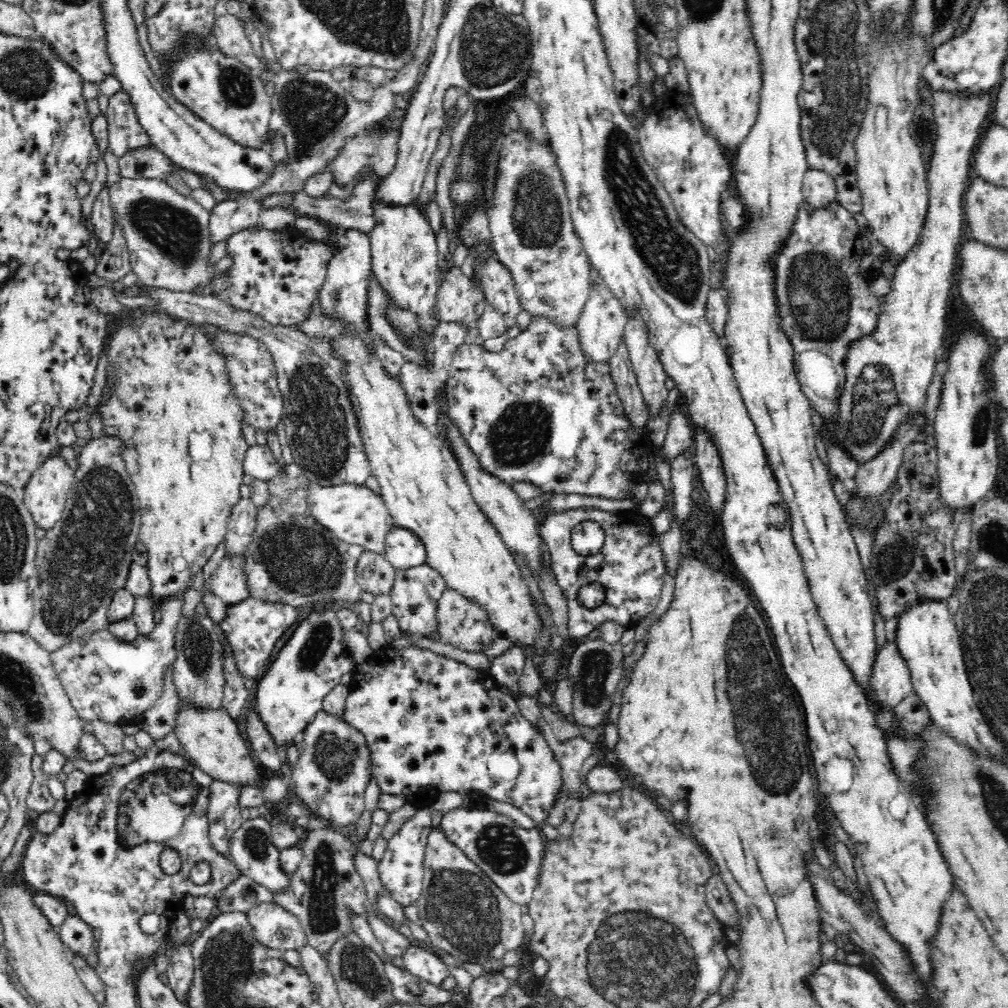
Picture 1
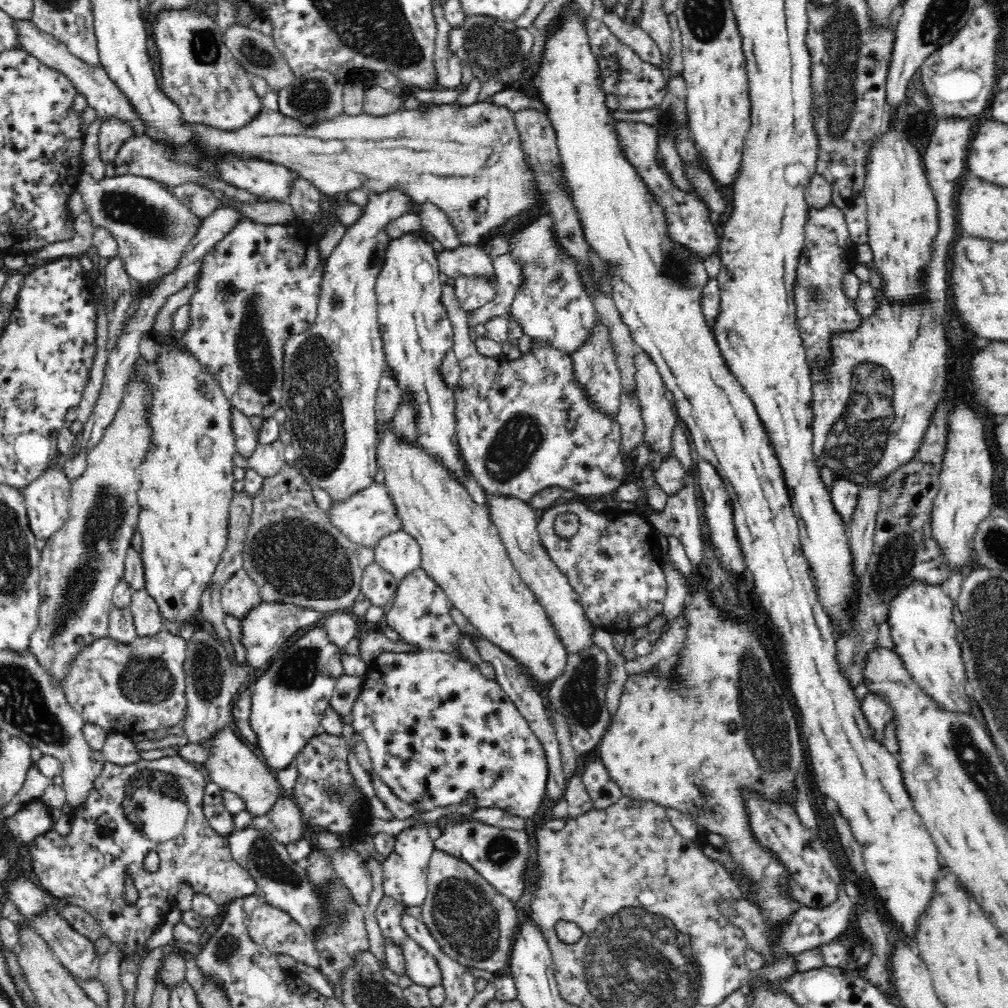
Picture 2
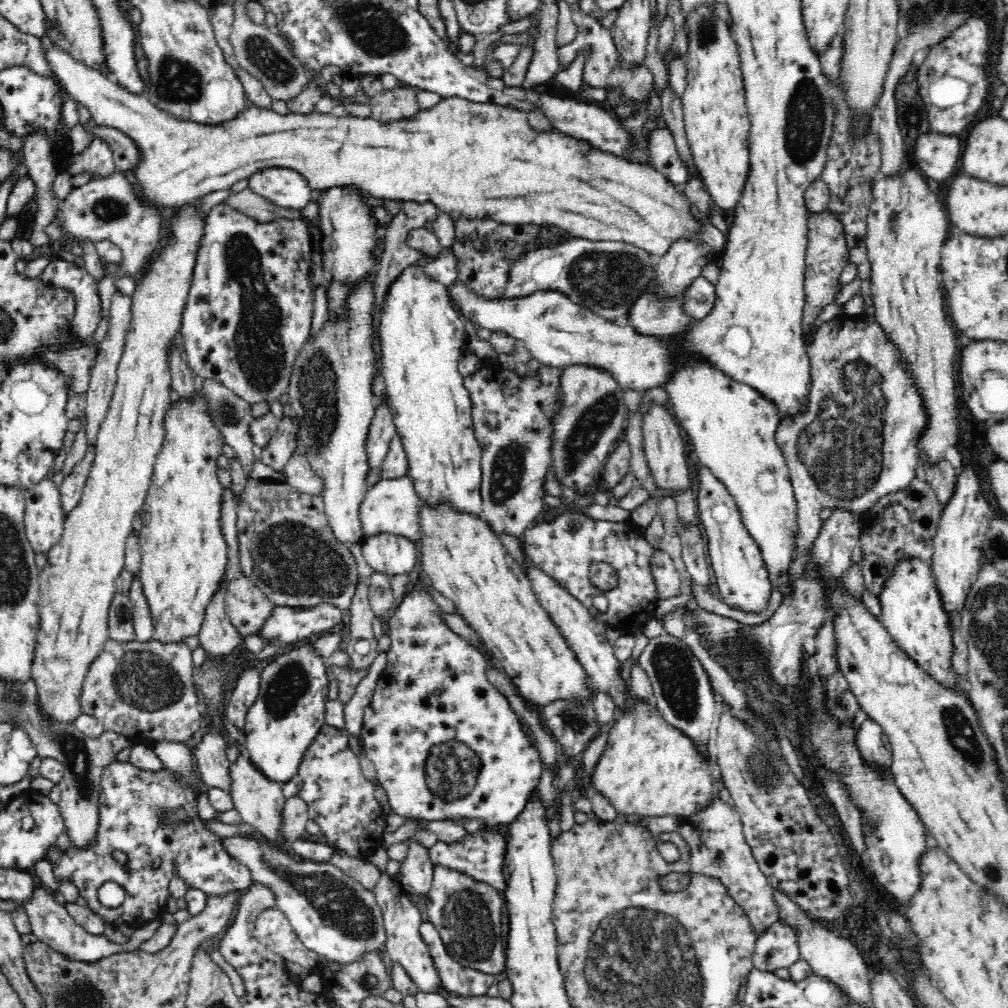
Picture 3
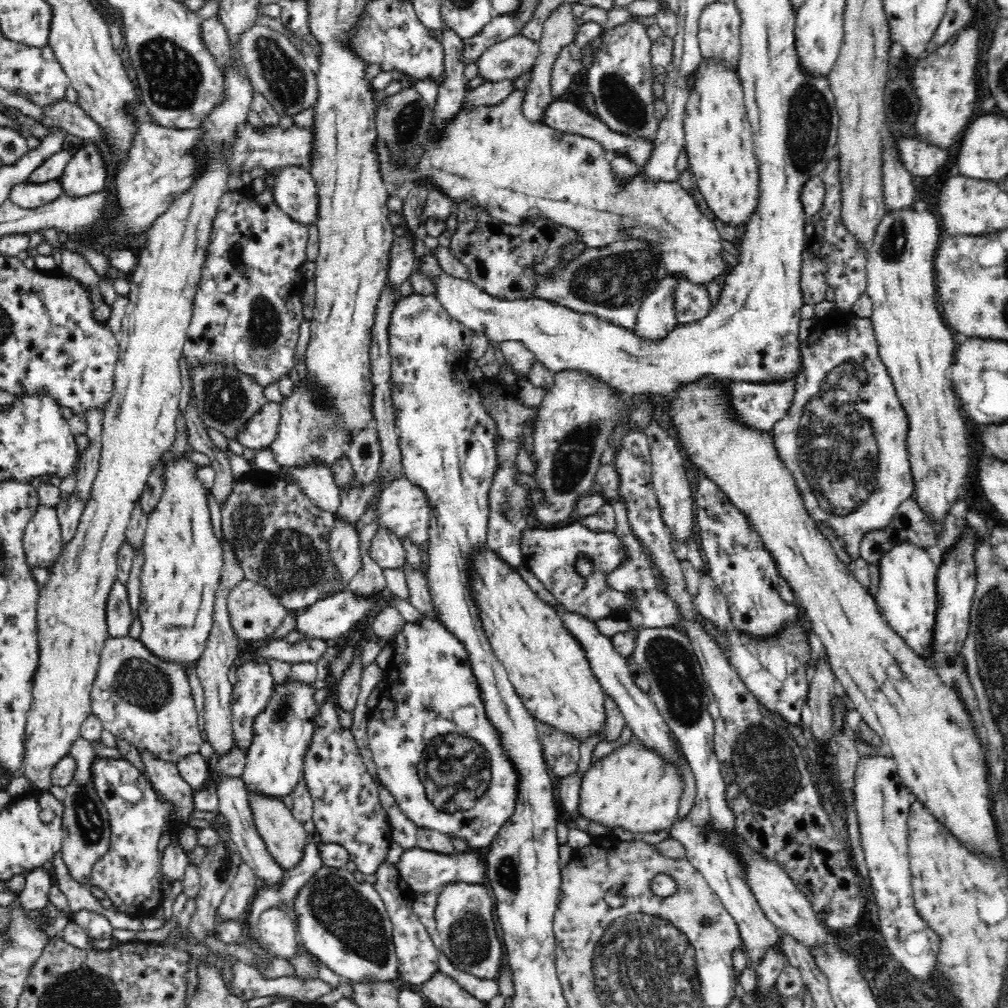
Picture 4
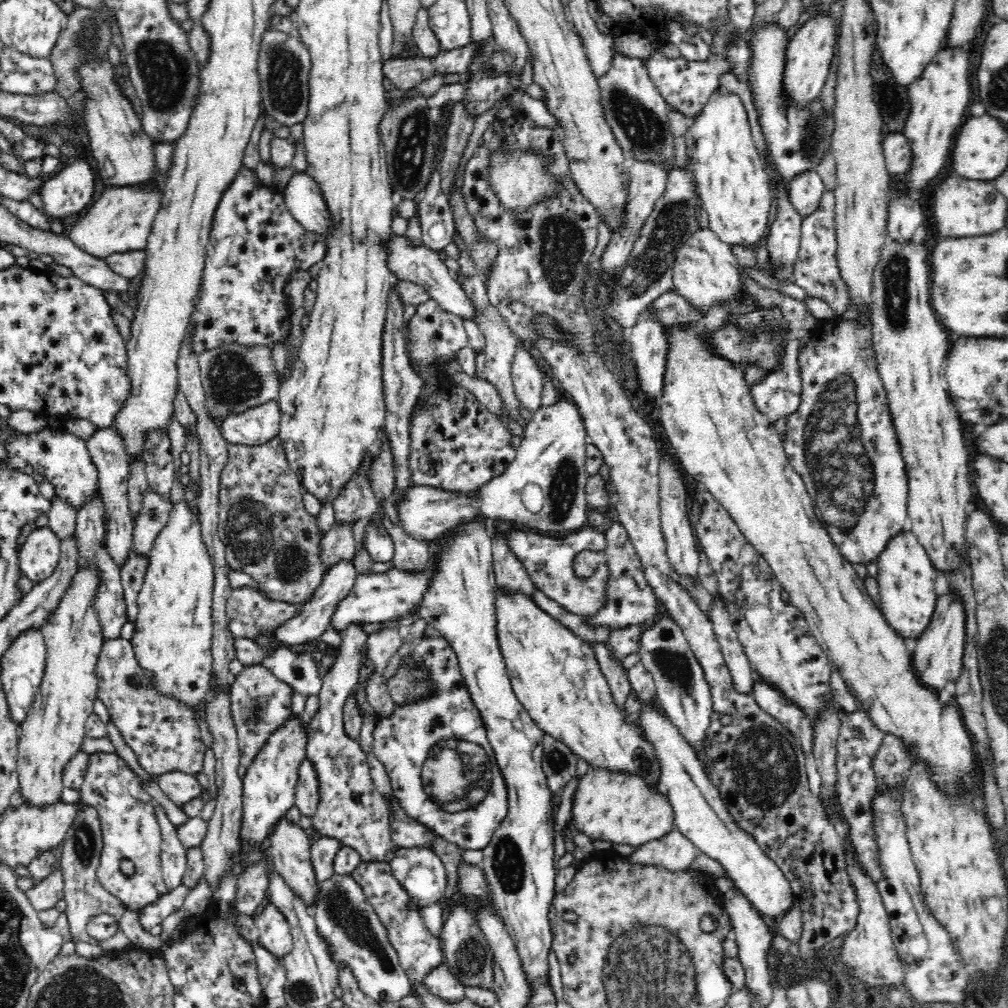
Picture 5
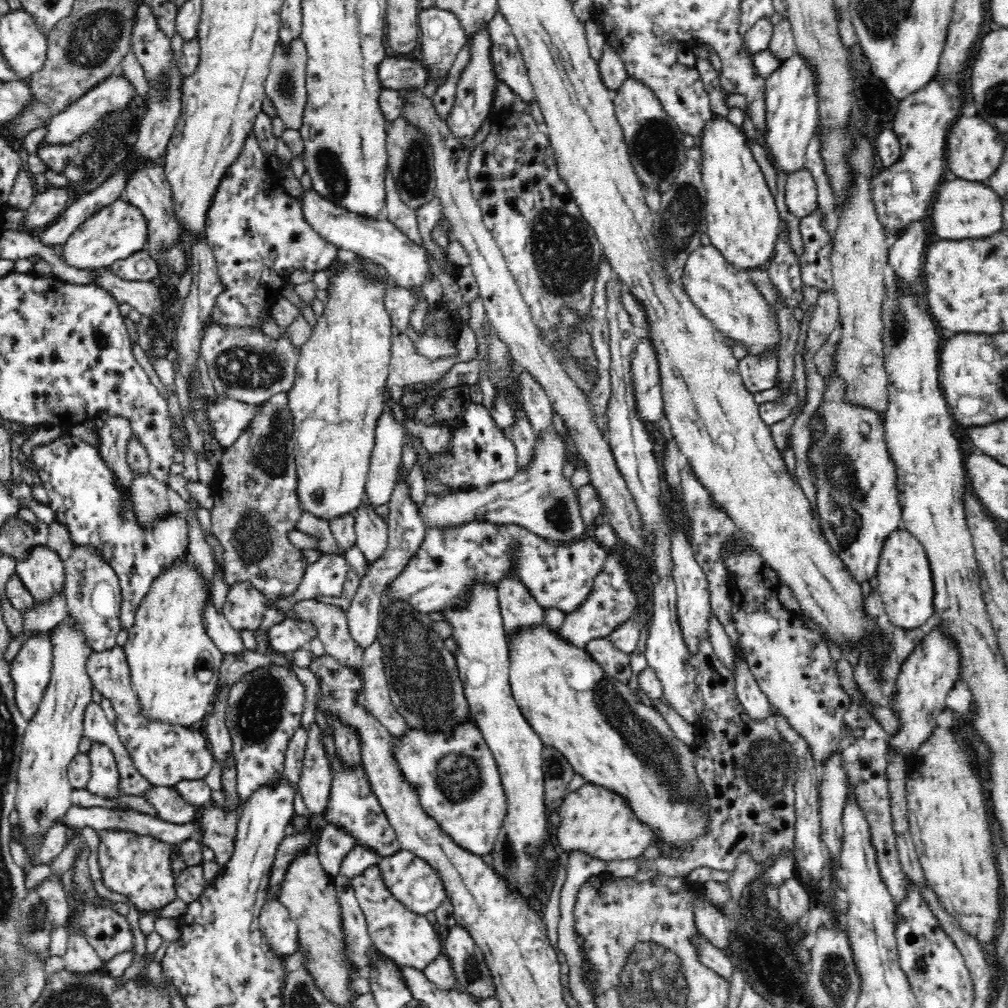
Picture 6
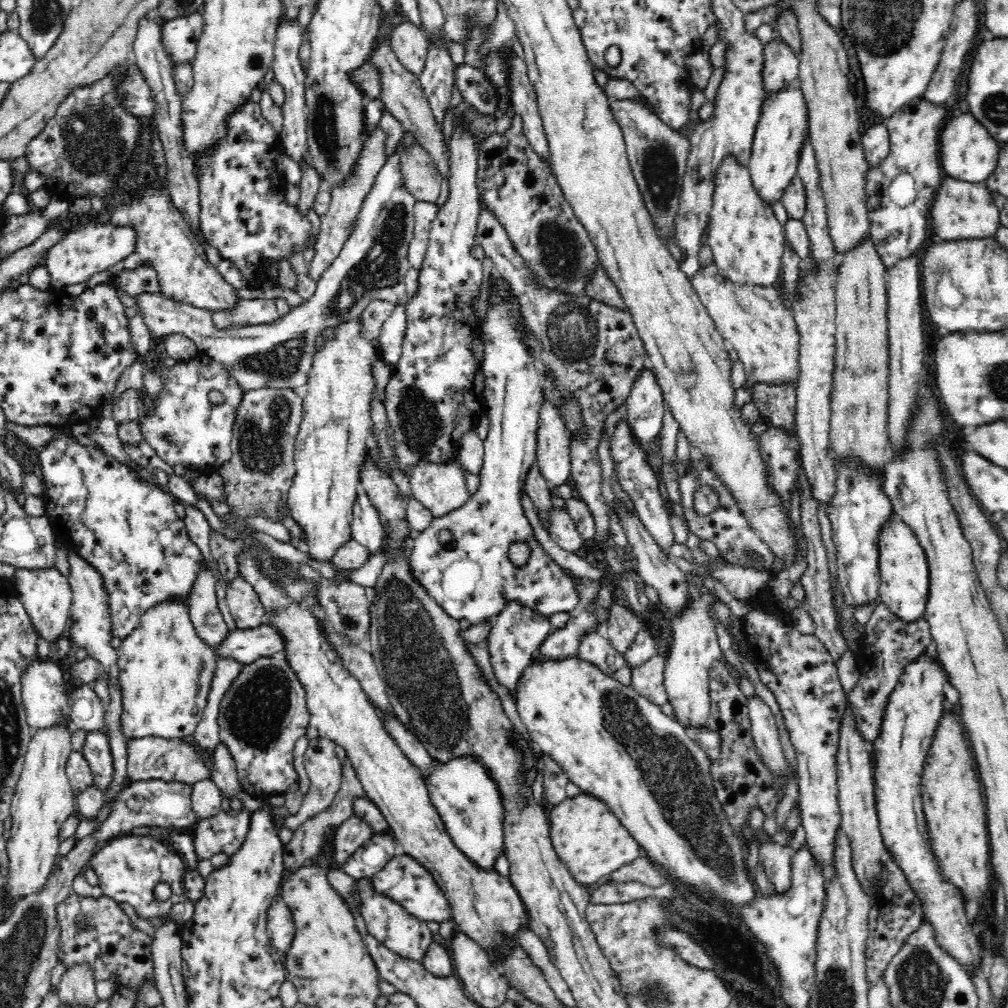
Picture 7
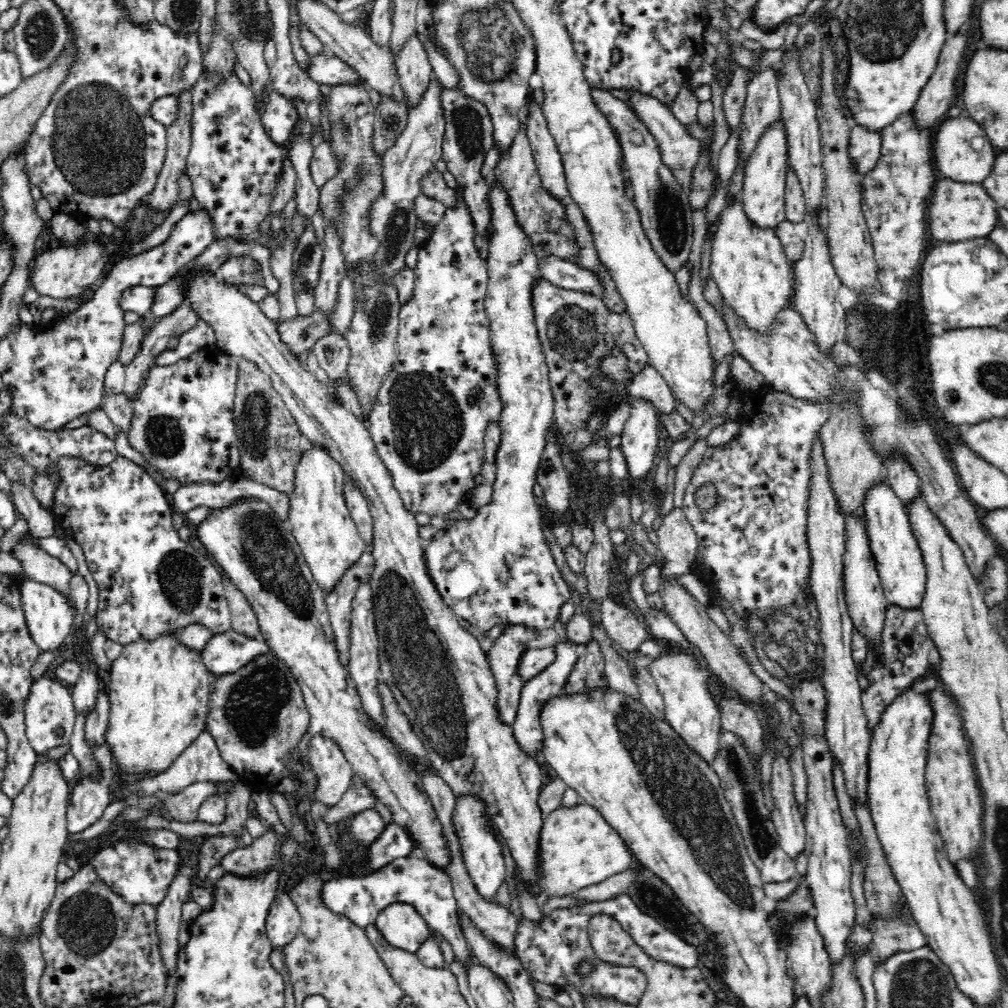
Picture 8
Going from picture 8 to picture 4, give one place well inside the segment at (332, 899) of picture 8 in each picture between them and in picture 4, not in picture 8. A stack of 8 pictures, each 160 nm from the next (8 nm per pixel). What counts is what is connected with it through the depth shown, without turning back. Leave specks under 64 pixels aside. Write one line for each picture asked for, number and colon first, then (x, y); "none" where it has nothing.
4: (423, 870)
5: (421, 872)
6: (411, 878)
7: (403, 878)

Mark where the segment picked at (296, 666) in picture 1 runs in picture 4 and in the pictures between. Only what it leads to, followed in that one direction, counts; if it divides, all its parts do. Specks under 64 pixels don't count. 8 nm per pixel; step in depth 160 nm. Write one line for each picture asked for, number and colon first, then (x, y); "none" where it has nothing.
2: (289, 697)
3: (288, 714)
4: (282, 733)

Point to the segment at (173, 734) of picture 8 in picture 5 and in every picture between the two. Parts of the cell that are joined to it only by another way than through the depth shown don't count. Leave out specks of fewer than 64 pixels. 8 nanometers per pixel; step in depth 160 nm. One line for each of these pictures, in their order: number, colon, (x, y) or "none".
5: (174, 627)
6: (174, 663)
7: (165, 674)

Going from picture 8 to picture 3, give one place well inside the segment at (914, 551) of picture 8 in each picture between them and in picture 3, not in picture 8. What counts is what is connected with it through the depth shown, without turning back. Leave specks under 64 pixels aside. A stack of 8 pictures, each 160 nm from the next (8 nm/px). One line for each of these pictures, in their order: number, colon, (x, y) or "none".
3: (913, 611)
4: (907, 598)
5: (906, 577)
6: (905, 583)
7: (904, 588)

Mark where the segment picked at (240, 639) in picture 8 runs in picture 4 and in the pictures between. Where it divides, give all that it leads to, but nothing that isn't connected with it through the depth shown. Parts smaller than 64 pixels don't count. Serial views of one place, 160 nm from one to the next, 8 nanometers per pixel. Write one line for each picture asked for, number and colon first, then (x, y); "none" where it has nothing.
4: (344, 538)
5: (314, 619)
6: (291, 634)
7: (246, 646)

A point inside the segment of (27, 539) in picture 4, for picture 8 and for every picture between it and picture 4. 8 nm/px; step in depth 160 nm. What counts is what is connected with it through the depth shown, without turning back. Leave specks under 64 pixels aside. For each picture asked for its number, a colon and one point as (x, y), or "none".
5: (38, 556)
6: (42, 570)
7: (46, 596)
8: (48, 611)

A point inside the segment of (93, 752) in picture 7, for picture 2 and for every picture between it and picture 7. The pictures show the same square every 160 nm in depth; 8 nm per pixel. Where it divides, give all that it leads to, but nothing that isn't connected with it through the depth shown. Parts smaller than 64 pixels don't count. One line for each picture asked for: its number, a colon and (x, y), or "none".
2: (156, 805)
3: (145, 814)
4: (129, 873)
5: (130, 828)
6: (104, 781)

